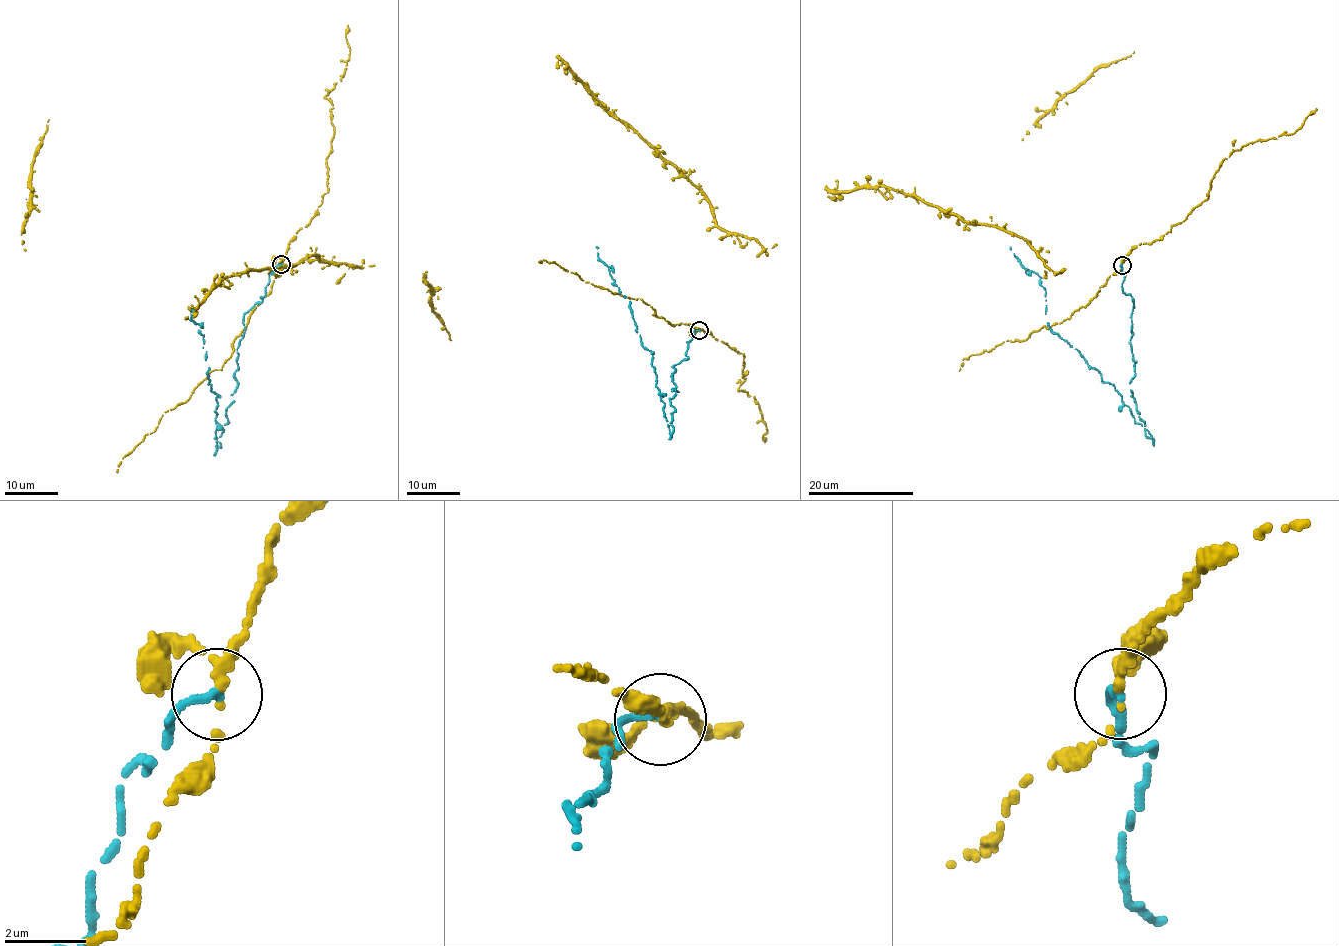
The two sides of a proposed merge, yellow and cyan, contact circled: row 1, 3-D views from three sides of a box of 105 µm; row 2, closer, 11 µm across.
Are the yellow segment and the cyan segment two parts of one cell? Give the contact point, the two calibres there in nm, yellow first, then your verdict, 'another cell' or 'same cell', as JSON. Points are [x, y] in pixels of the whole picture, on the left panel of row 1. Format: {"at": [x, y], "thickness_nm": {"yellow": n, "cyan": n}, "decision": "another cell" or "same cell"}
{"at": [281, 264], "thickness_nm": {"yellow": 180, "cyan": 220}, "decision": "another cell"}

